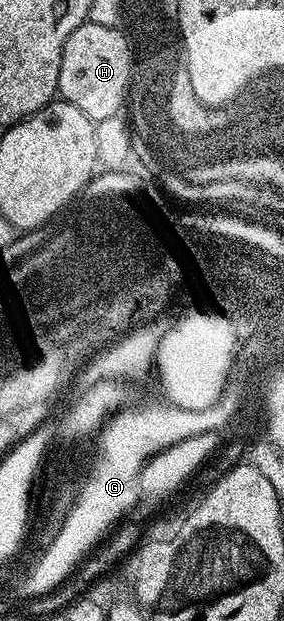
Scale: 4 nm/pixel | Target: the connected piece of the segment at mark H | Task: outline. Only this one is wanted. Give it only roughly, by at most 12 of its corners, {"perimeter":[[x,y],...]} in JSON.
{"perimeter":[[88,21],[63,45],[57,90],[94,124],[121,115],[128,34]]}

